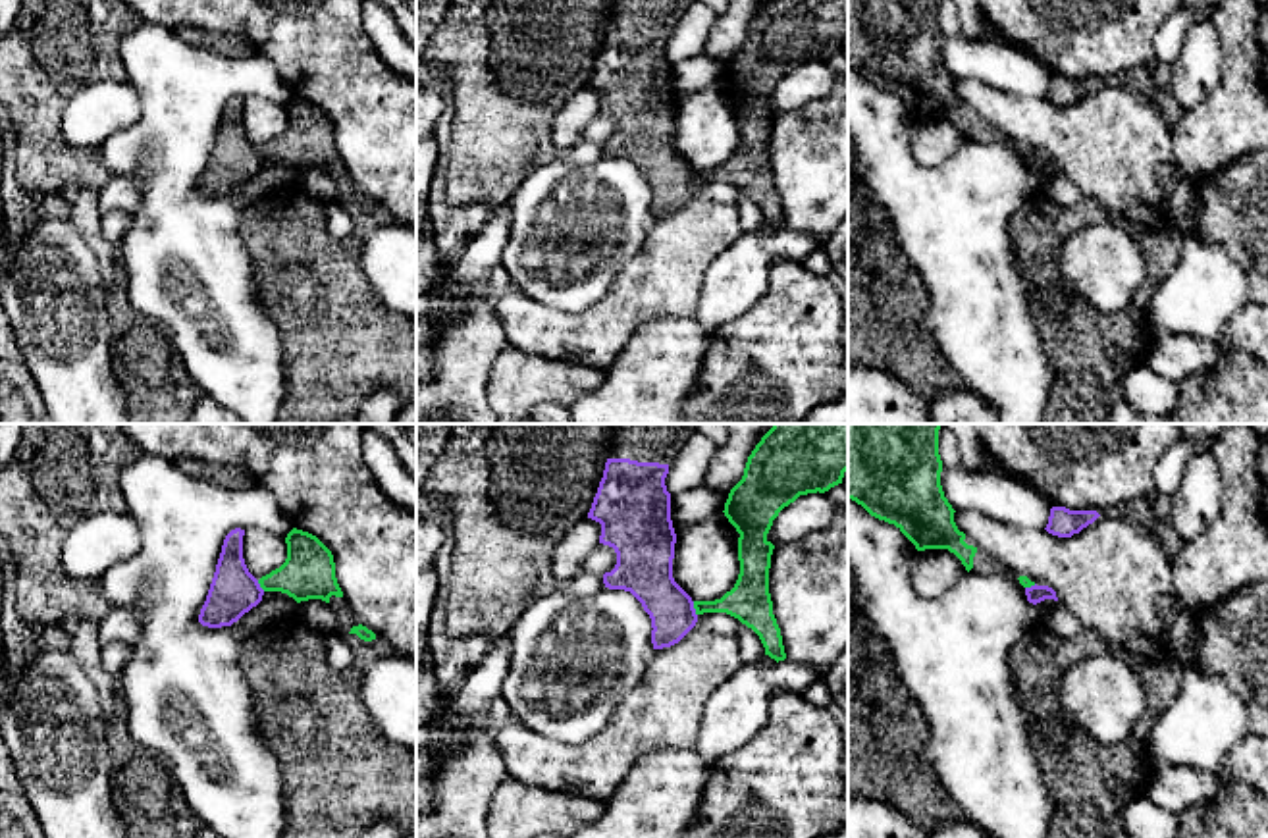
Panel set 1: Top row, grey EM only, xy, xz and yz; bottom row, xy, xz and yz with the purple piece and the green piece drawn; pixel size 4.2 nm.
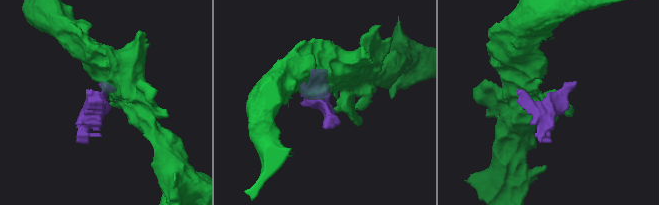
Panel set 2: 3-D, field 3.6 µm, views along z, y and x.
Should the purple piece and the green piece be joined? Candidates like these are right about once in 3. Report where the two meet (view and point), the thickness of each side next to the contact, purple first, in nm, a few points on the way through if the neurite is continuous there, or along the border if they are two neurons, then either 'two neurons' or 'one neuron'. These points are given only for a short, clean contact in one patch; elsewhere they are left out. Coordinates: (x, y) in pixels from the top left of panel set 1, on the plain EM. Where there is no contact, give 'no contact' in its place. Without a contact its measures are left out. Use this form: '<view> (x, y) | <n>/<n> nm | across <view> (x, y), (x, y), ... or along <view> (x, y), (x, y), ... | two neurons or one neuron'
xz (694, 178) | 200/180 nm | along xz (692, 170), (696, 183) | two neurons

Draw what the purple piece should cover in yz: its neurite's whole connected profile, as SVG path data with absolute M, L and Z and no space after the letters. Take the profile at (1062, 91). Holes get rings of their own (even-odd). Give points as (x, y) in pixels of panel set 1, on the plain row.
M1052 75L1046 100L1058 106L1071 106L1093 92L1100 83L1096 79L1070 79L1066 75Z

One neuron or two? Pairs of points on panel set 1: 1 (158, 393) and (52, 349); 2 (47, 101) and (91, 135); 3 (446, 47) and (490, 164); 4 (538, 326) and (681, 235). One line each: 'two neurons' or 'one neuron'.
1: two neurons
2: two neurons
3: one neuron
4: one neuron

